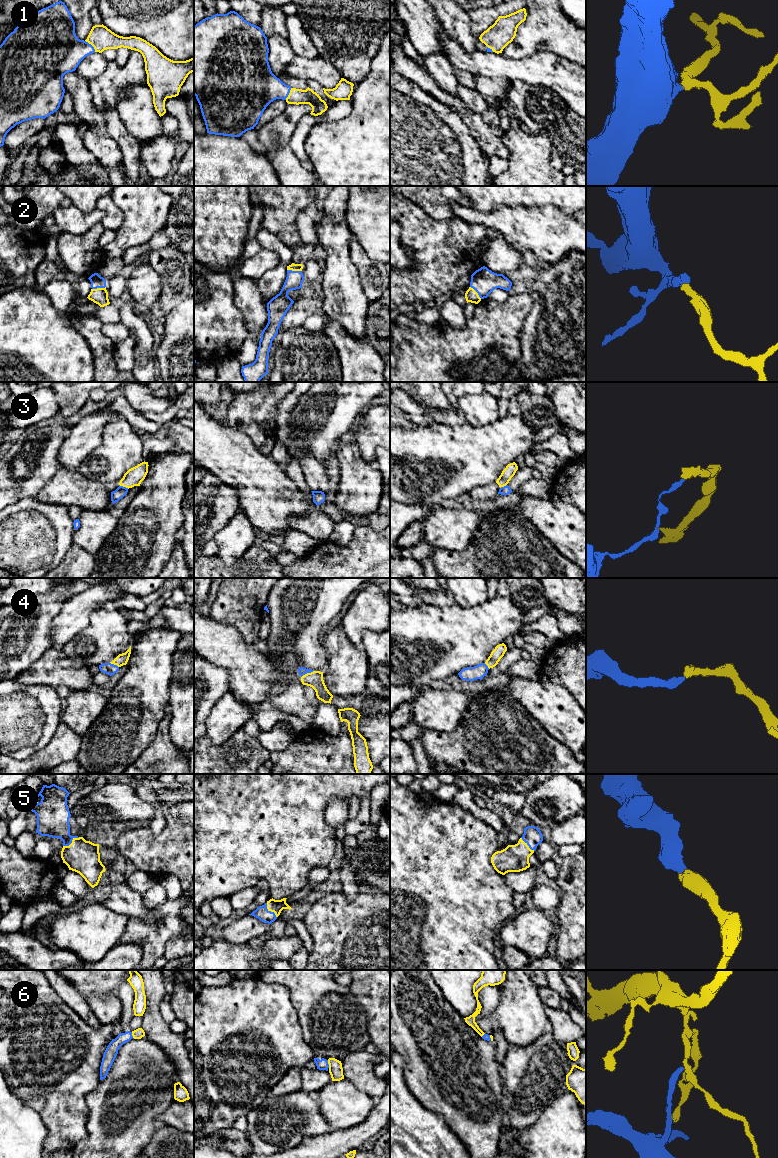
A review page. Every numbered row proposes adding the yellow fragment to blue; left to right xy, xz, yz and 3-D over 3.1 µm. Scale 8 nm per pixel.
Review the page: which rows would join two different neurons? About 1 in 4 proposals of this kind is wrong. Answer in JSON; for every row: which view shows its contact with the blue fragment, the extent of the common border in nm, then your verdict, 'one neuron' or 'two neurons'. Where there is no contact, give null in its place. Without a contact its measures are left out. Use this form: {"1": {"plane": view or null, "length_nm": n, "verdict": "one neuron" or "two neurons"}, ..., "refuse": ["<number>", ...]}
{"1": {"plane": "xy", "length_nm": 130, "verdict": "one neuron"}, "2": {"plane": "xz", "length_nm": 120, "verdict": "one neuron"}, "3": {"plane": "xy", "length_nm": 80, "verdict": "two neurons"}, "4": {"plane": "xz", "length_nm": 120, "verdict": "one neuron"}, "5": {"plane": "xy", "length_nm": 150, "verdict": "one neuron"}, "6": {"plane": "xz", "length_nm": 70, "verdict": "two neurons"}, "refuse": ["3", "6"]}

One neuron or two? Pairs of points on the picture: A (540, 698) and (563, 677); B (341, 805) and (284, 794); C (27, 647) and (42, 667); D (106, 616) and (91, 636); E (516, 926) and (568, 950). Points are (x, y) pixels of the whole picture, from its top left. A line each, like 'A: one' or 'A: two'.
A: two
B: two
C: two
D: one
E: two

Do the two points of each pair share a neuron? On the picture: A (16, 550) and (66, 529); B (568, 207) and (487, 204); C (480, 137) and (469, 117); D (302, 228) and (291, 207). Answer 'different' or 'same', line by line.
A: same
B: same
C: same
D: different

